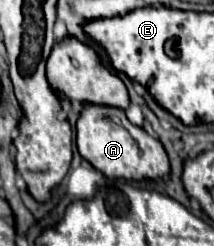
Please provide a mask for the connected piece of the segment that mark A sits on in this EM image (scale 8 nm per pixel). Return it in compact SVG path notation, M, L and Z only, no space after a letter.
M83 105L81 117L77 121L77 149L83 159L87 159L109 179L163 179L171 171L163 145L147 135L141 127L131 125L125 113L115 107Z

